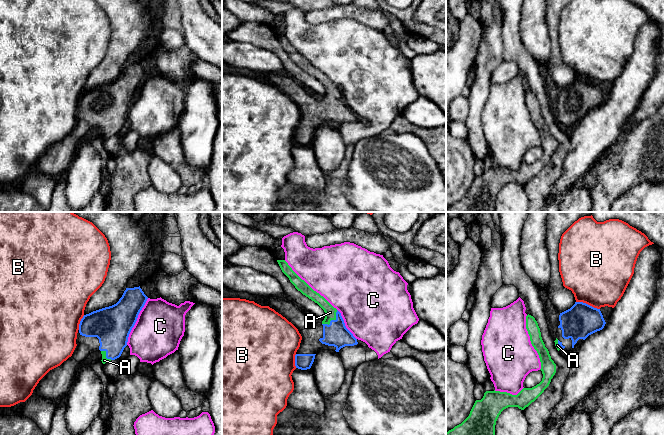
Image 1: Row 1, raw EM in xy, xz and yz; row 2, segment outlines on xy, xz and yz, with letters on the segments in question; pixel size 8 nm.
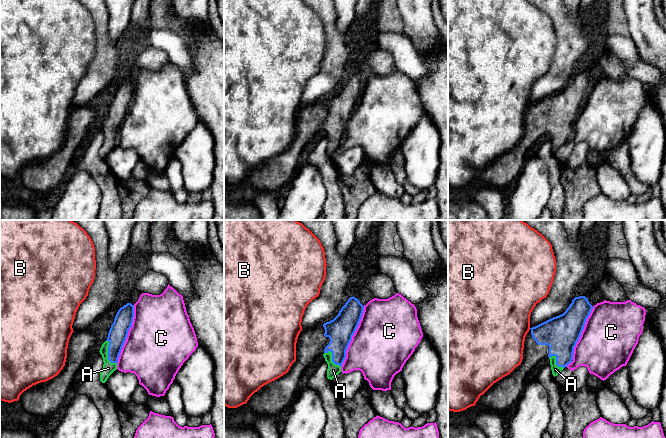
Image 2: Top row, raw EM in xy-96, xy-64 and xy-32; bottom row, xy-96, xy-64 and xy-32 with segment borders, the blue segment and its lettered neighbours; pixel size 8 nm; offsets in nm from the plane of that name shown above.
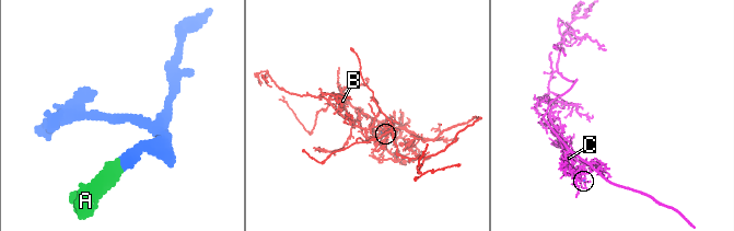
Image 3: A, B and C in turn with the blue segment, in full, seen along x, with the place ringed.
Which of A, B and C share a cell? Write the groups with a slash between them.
A / B / C

